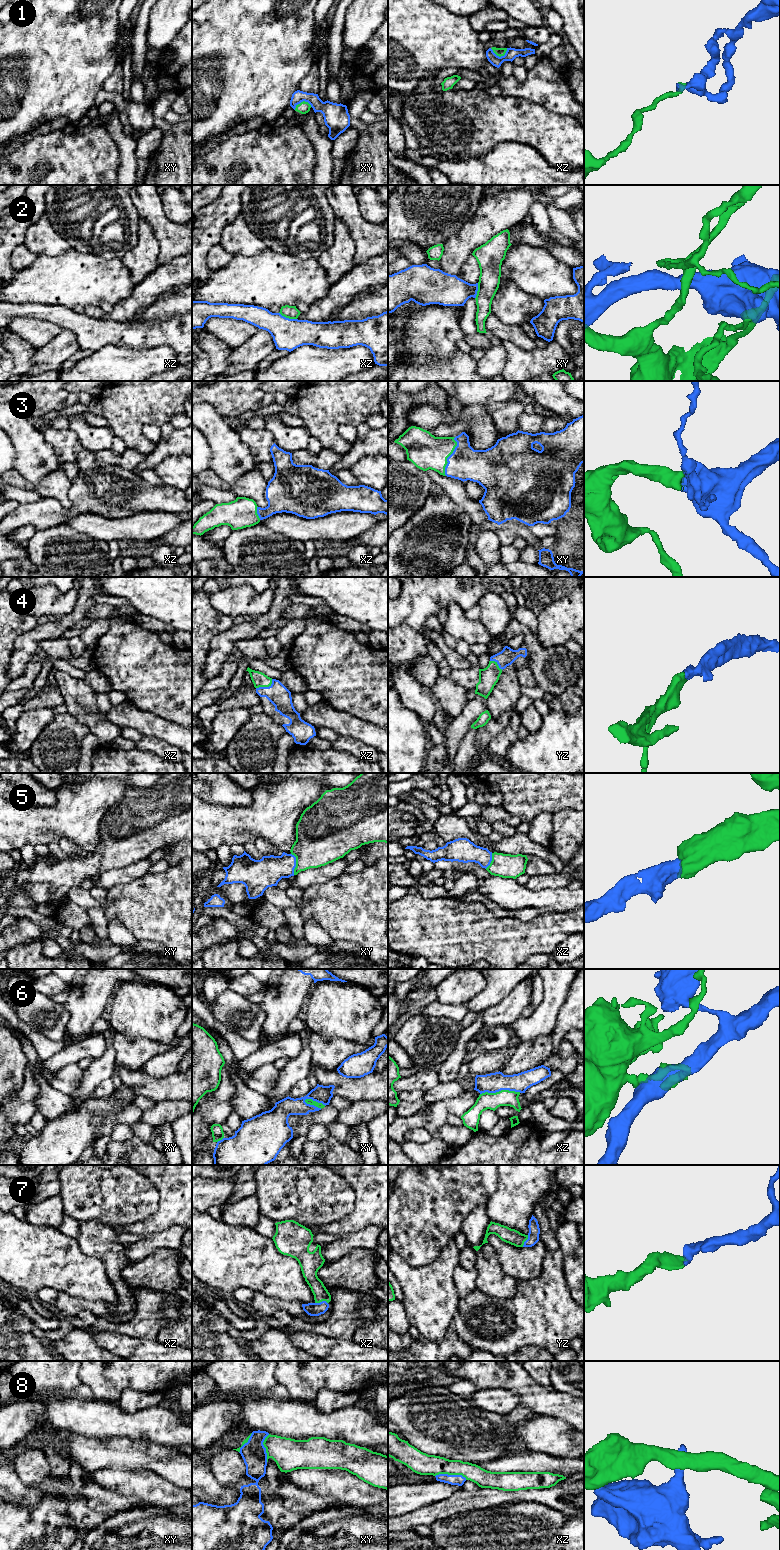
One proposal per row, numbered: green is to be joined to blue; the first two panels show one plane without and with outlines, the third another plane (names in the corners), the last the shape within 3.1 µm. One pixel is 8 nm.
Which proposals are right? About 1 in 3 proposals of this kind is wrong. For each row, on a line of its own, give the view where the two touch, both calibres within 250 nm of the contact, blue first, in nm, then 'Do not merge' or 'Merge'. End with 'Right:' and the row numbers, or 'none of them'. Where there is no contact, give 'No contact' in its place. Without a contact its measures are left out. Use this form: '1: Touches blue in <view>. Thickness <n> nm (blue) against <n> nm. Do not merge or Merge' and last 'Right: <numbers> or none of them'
1: Touches blue in xz. Thickness 90 nm (blue) against 70 nm. Do not merge
2: Touches blue in xz. Thickness 260 nm (blue) against 110 nm. Do not merge
3: Touches blue in xy. Thickness 260 nm (blue) against 280 nm. Merge
4: Touches blue in xz. Thickness 170 nm (blue) against 120 nm. Merge
5: Touches blue in xy. Thickness 240 nm (blue) against 360 nm. Merge
6: Touches blue in xz. Thickness 160 nm (blue) against 140 nm. Do not merge
7: Touches blue in xz. Thickness 110 nm (blue) against 120 nm. Merge
8: Touches blue in xz. Thickness 90 nm (blue) against 170 nm. Do not merge
Right: 3, 4, 5, 7

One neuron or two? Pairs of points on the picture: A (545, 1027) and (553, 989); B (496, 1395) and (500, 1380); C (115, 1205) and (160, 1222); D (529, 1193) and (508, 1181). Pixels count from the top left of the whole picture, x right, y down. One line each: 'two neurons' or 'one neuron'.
A: one neuron
B: two neurons
C: two neurons
D: one neuron

